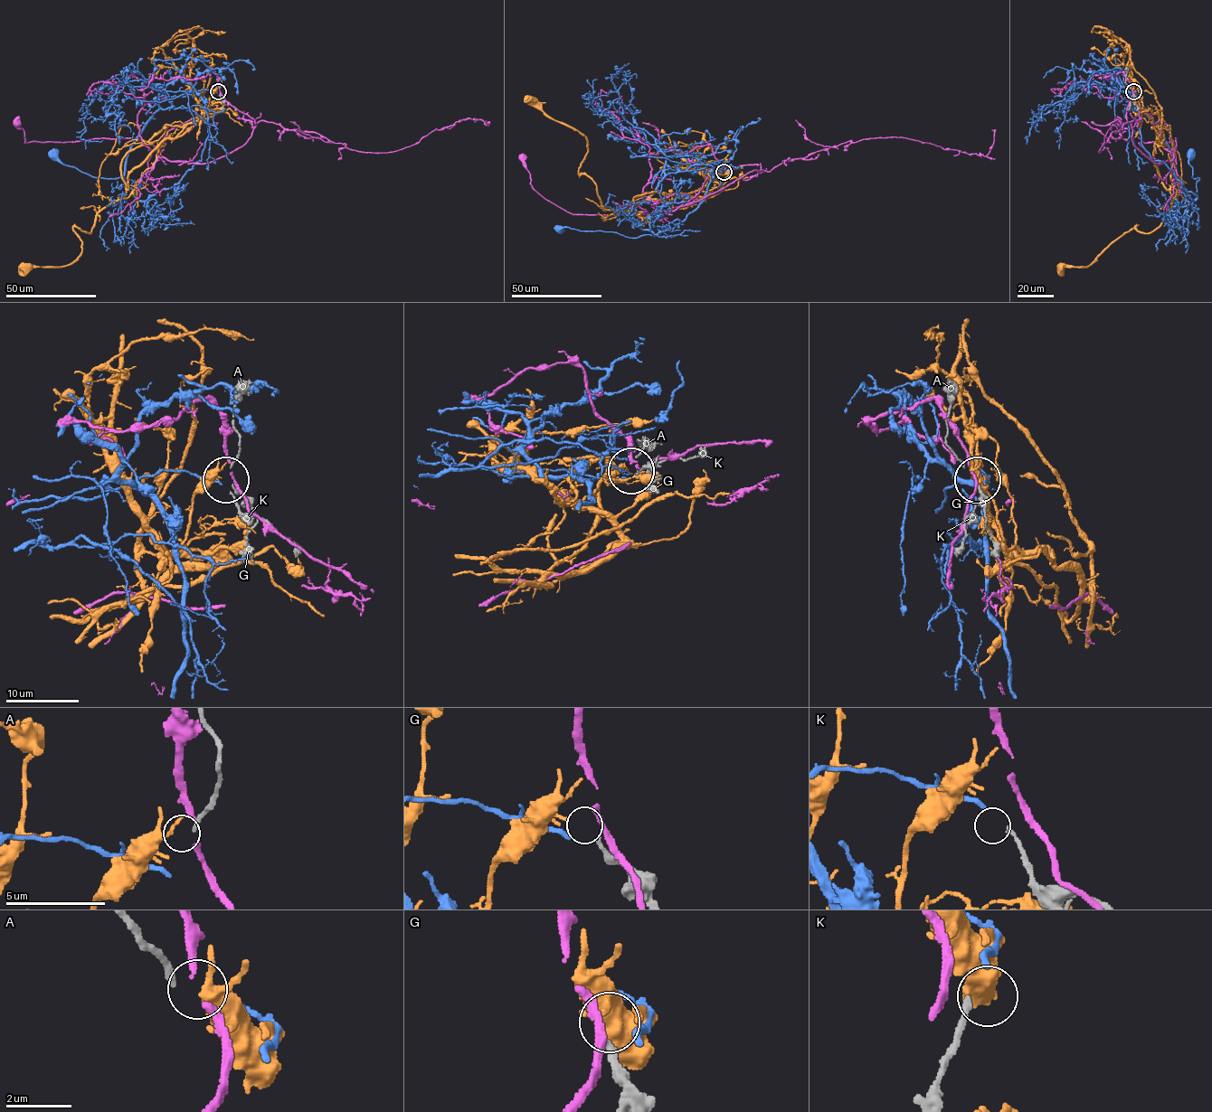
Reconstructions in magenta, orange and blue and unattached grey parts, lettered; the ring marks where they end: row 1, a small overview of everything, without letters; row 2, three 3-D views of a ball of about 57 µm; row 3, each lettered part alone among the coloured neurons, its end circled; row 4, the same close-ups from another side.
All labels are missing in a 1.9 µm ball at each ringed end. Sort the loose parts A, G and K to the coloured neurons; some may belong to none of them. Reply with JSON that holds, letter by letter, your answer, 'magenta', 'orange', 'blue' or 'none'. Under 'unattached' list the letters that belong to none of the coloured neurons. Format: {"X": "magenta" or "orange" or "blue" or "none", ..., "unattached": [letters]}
{"A": "orange", "G": "none", "K": "blue", "unattached": ["G"]}

